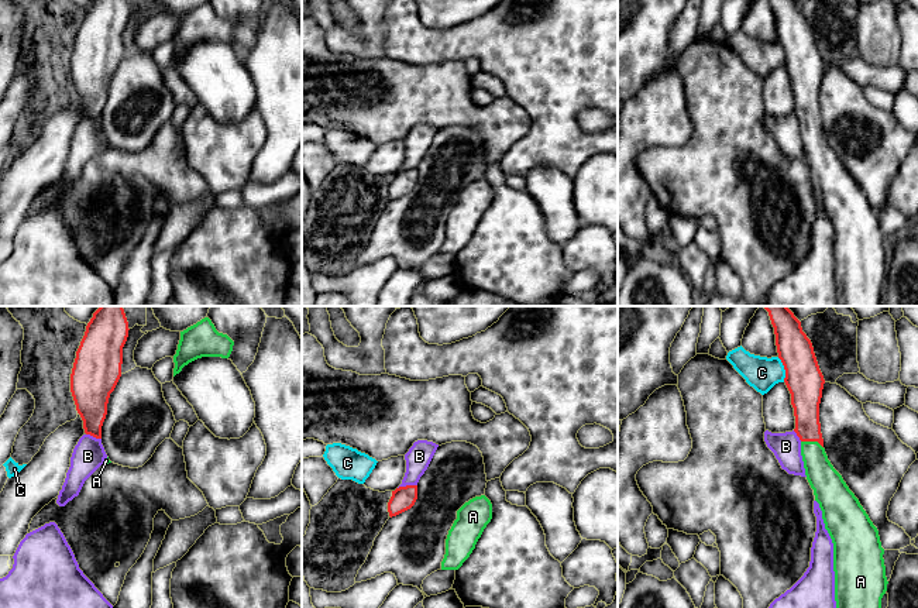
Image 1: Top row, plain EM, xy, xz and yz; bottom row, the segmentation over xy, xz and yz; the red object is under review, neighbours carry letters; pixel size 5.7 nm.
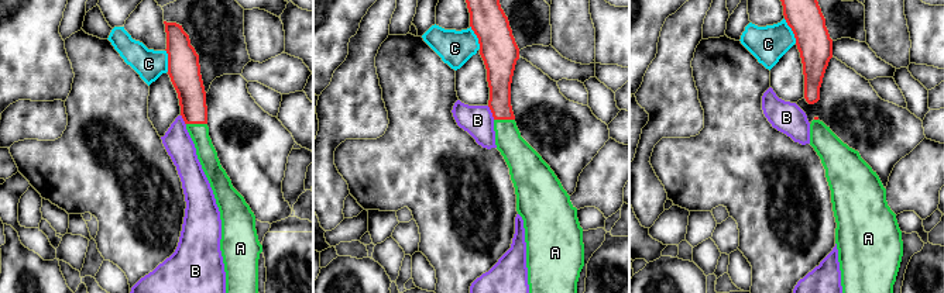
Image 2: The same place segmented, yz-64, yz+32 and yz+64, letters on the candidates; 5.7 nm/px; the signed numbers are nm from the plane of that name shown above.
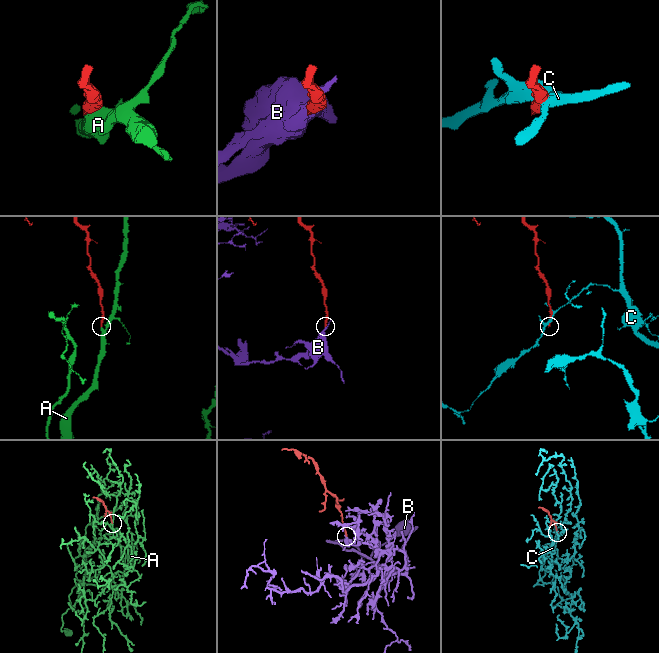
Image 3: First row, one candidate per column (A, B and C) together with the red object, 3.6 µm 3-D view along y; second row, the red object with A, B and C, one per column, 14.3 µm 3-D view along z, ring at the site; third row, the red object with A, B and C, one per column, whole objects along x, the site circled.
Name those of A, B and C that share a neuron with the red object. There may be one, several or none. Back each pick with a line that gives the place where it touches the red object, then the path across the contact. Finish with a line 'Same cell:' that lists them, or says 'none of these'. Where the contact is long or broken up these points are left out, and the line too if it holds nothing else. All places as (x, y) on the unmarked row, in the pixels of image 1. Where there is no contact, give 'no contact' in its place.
A: yz (812, 124) | across yz (805, 82), (807, 112), (812, 124), (815, 147), (825, 165)
Same cell: A

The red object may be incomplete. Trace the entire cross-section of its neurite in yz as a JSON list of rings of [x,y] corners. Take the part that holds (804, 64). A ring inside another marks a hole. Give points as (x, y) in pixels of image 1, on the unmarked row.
[[[795,0],[770,4],[791,78],[805,159],[833,227],[836,306],[881,306],[881,282],[888,268],[884,233],[877,212],[825,137],[819,107],[825,63],[812,27]]]

